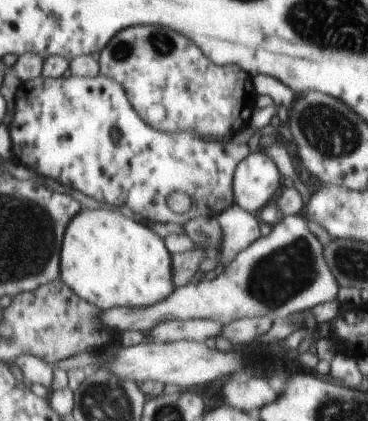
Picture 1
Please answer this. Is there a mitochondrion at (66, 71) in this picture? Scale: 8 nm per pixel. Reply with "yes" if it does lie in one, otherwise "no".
no

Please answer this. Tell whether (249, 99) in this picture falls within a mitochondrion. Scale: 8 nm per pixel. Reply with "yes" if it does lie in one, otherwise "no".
no

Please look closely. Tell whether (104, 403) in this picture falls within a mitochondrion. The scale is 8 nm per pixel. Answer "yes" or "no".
yes

